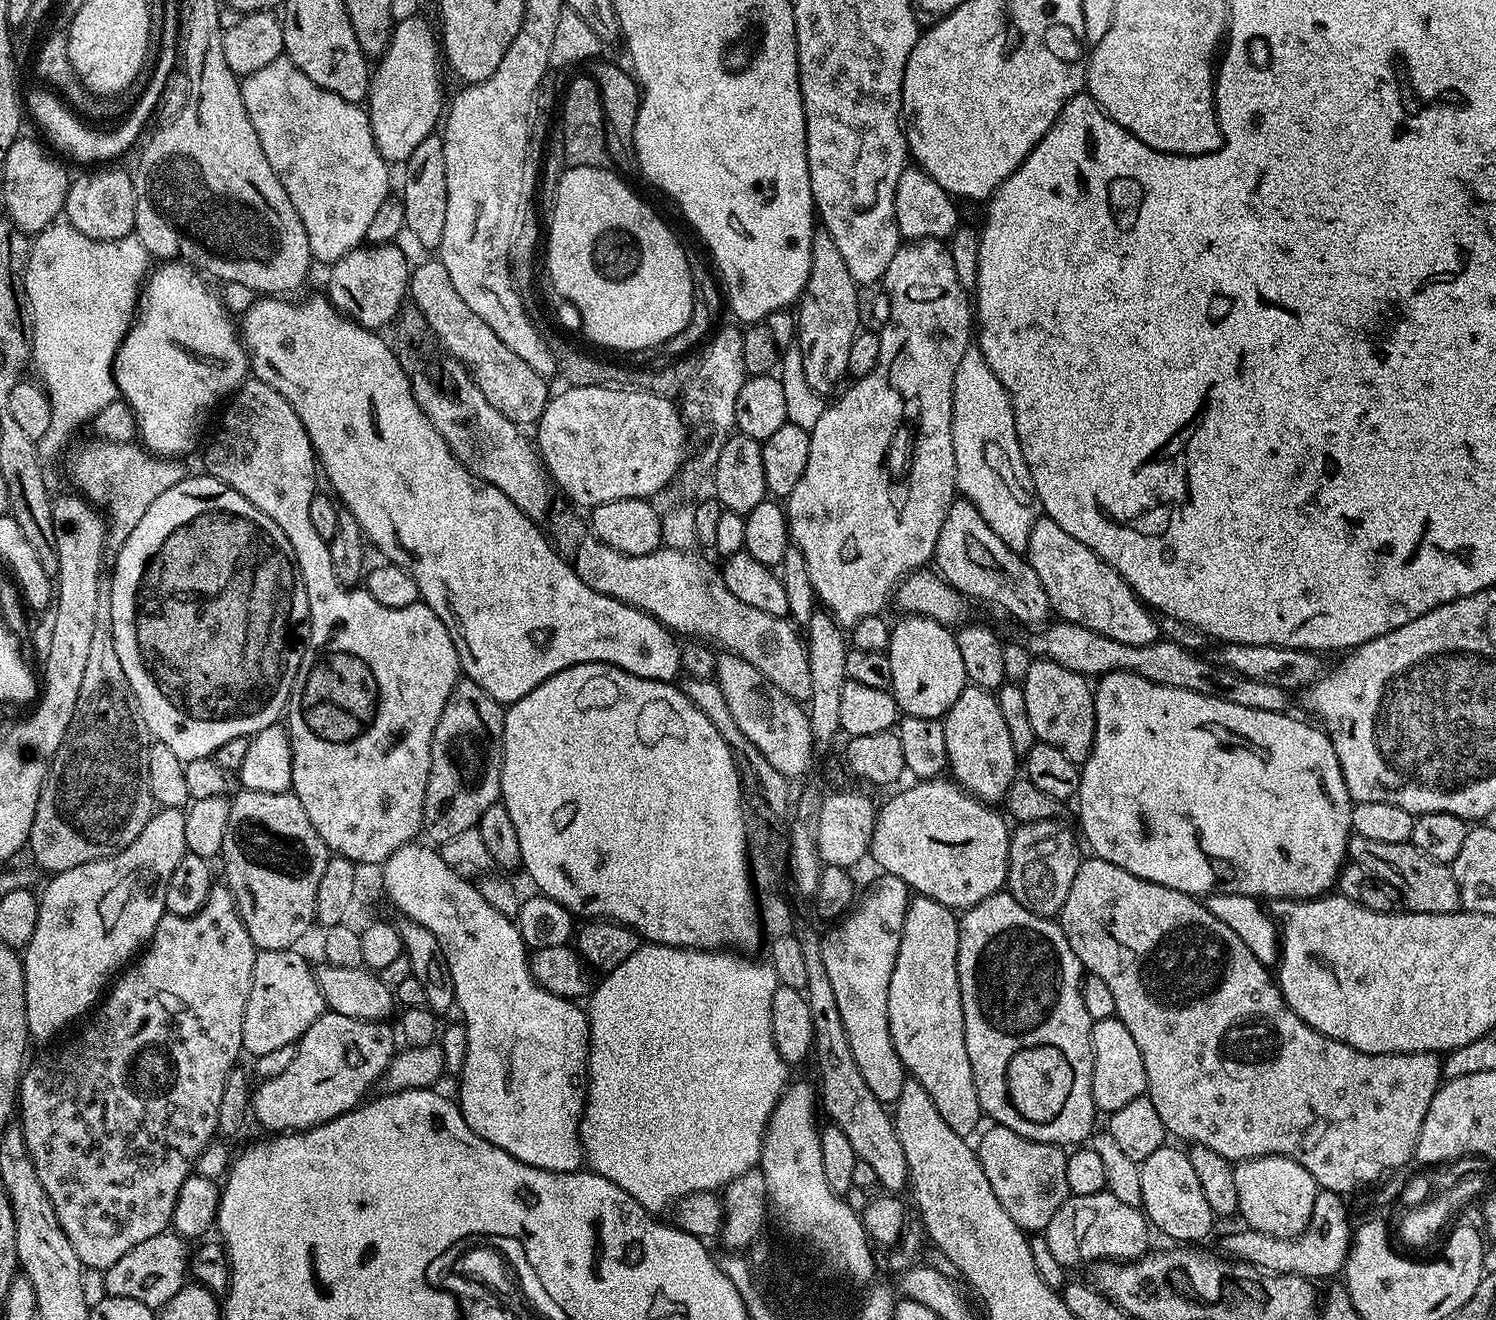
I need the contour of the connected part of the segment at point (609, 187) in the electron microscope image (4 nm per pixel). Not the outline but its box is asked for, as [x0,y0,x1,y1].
[546,166,692,354]

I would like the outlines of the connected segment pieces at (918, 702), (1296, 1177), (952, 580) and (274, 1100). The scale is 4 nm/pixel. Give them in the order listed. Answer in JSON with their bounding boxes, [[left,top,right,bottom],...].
[[887,615,968,718],[1234,1156,1318,1238],[934,499,1049,626],[250,1010,398,1134]]

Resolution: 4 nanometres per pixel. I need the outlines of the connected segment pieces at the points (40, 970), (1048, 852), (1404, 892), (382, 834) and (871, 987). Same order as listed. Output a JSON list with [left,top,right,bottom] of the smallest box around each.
[[22,808,188,1041],[1007,818,1082,918],[1347,834,1461,914],[204,378,462,866],[820,874,910,1106]]

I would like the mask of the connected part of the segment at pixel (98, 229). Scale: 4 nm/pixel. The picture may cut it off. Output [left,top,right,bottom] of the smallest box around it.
[63,166,136,240]

